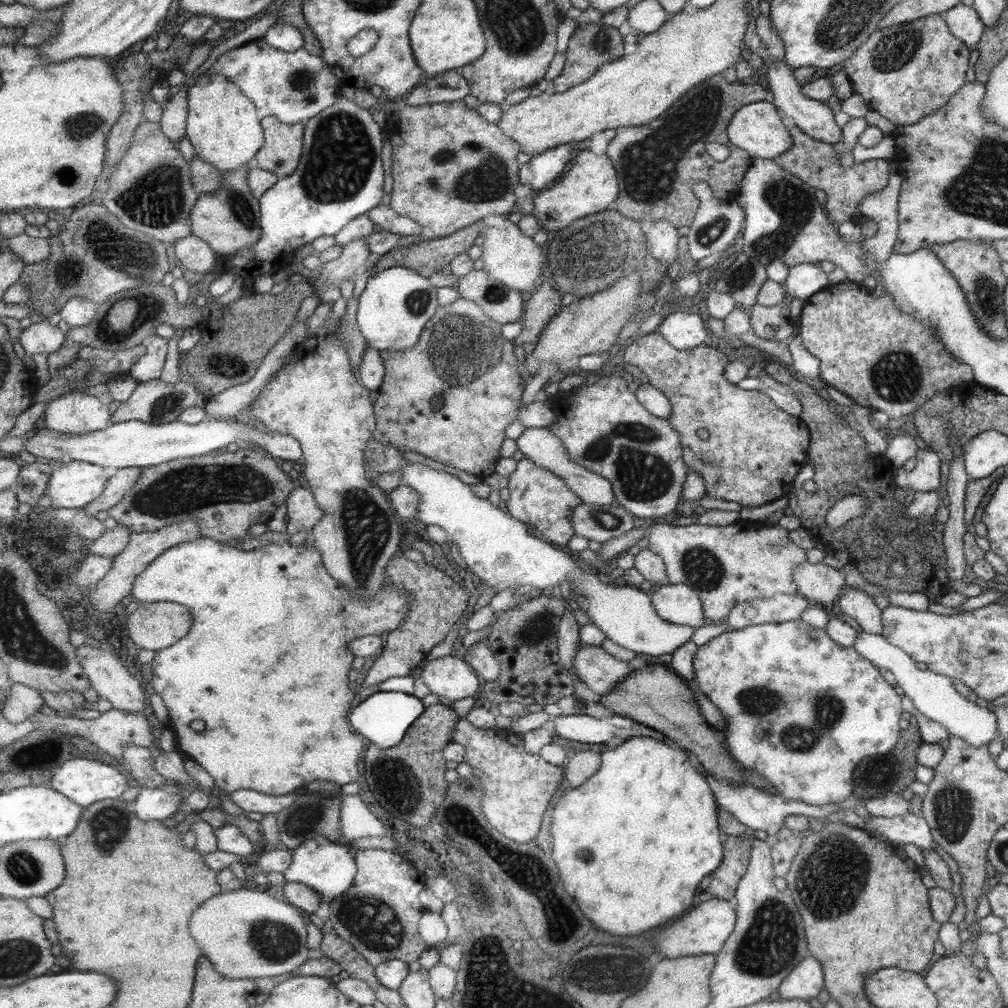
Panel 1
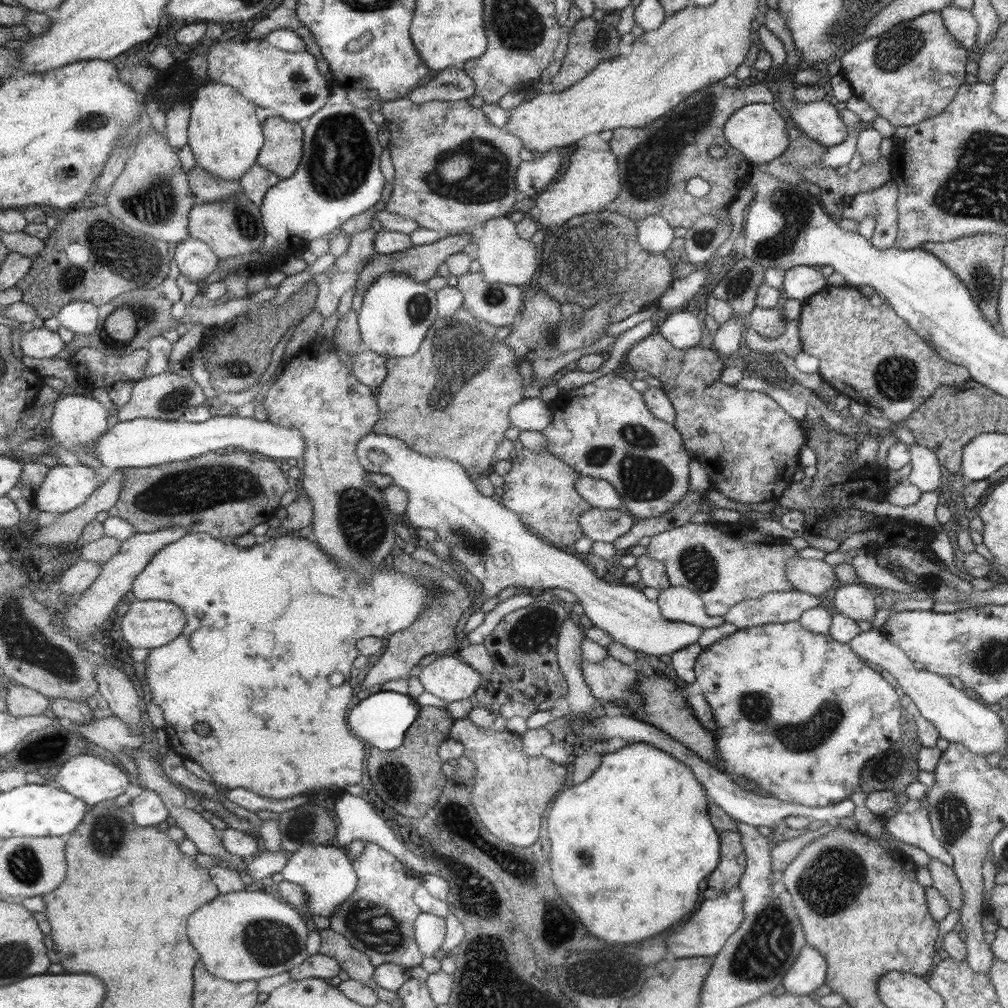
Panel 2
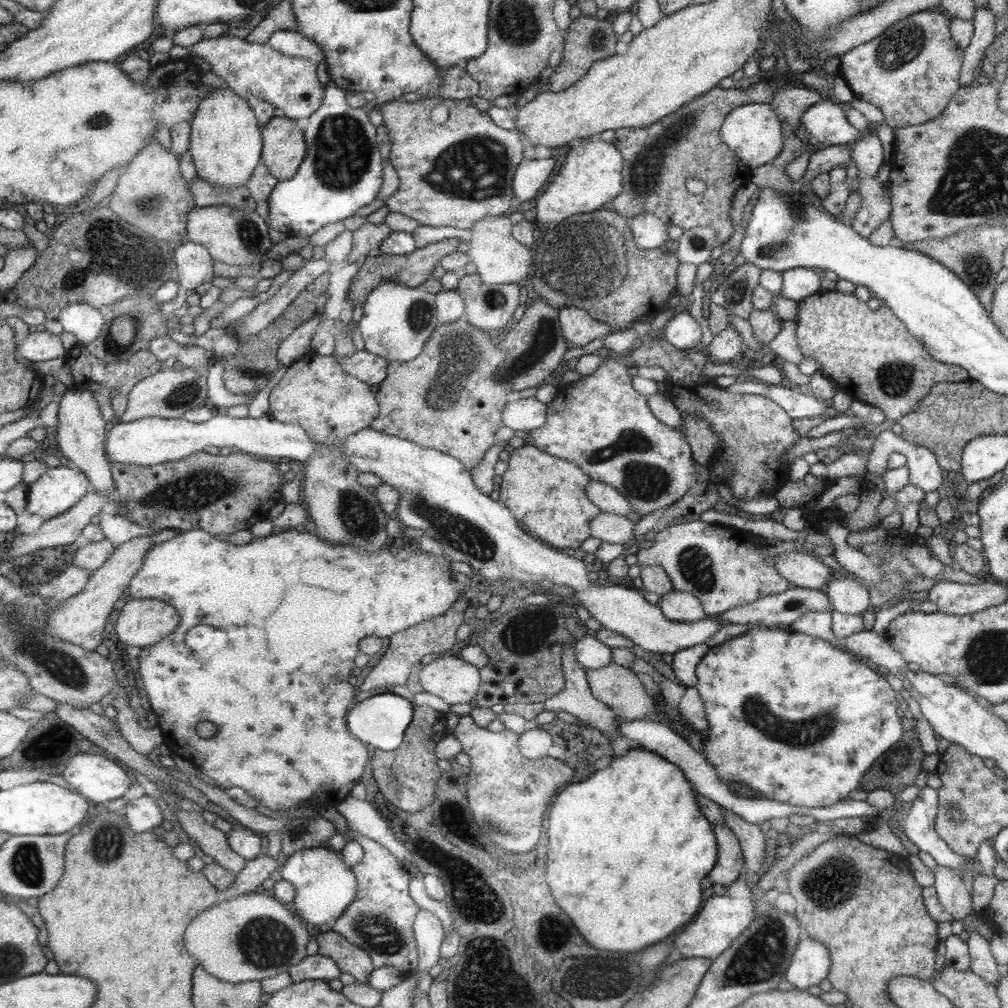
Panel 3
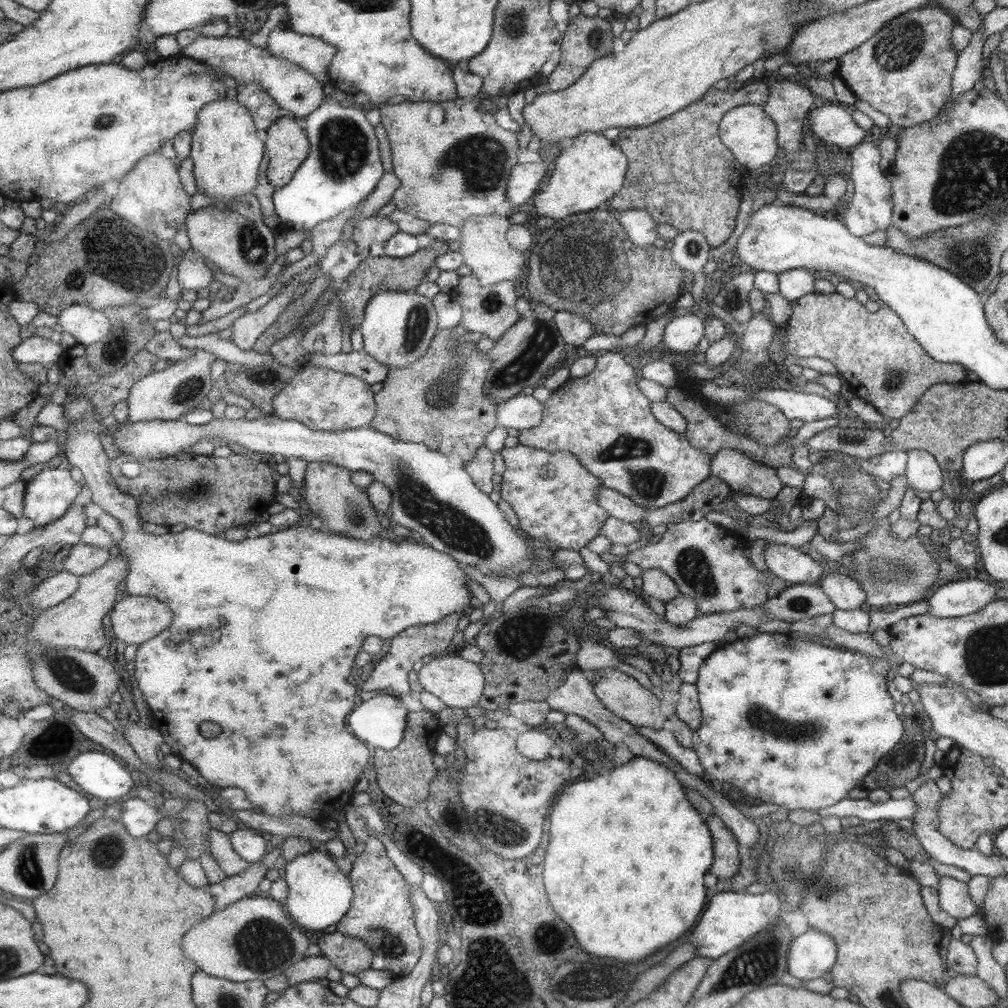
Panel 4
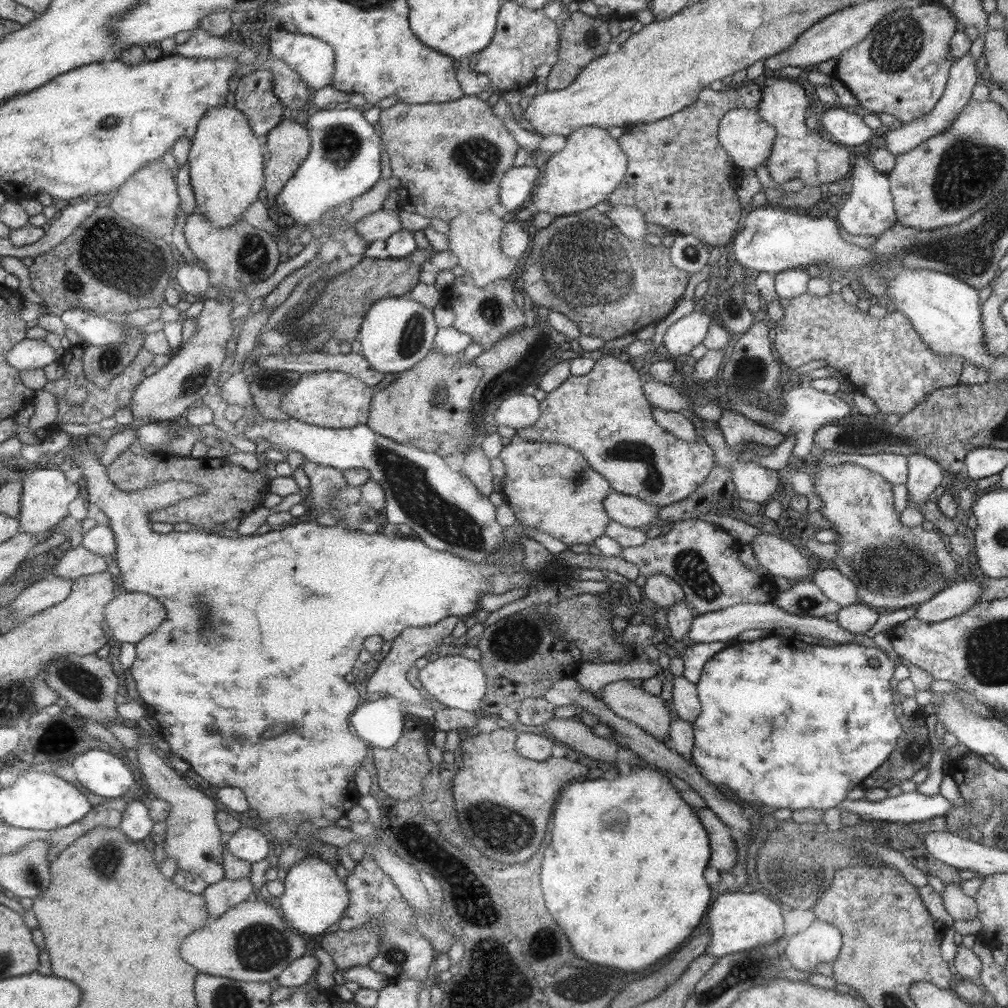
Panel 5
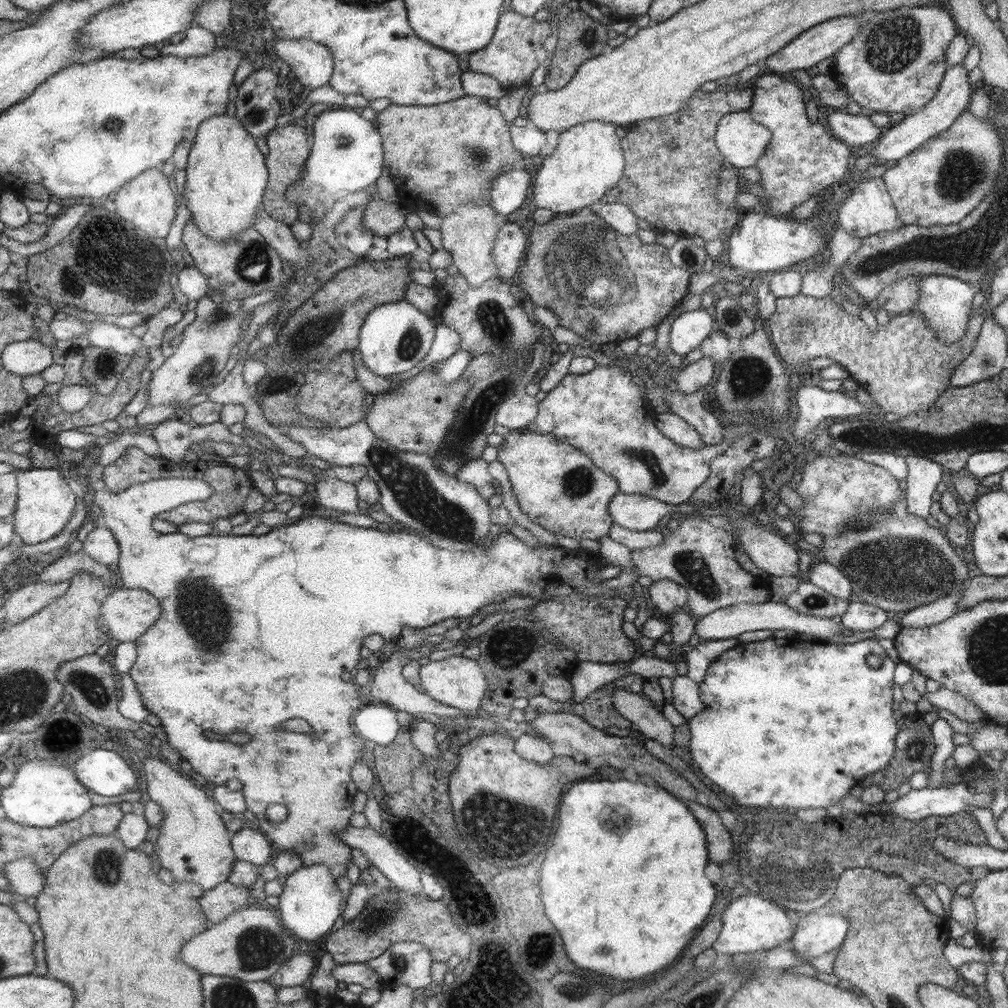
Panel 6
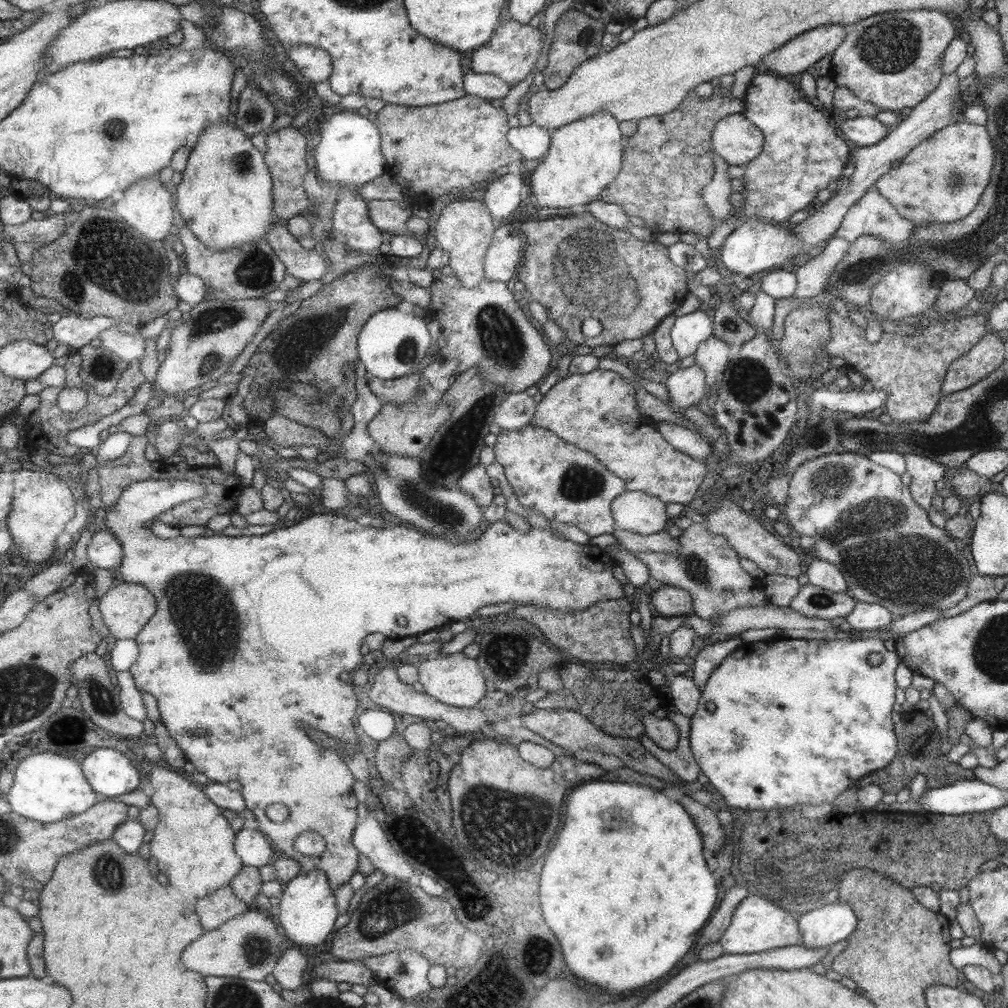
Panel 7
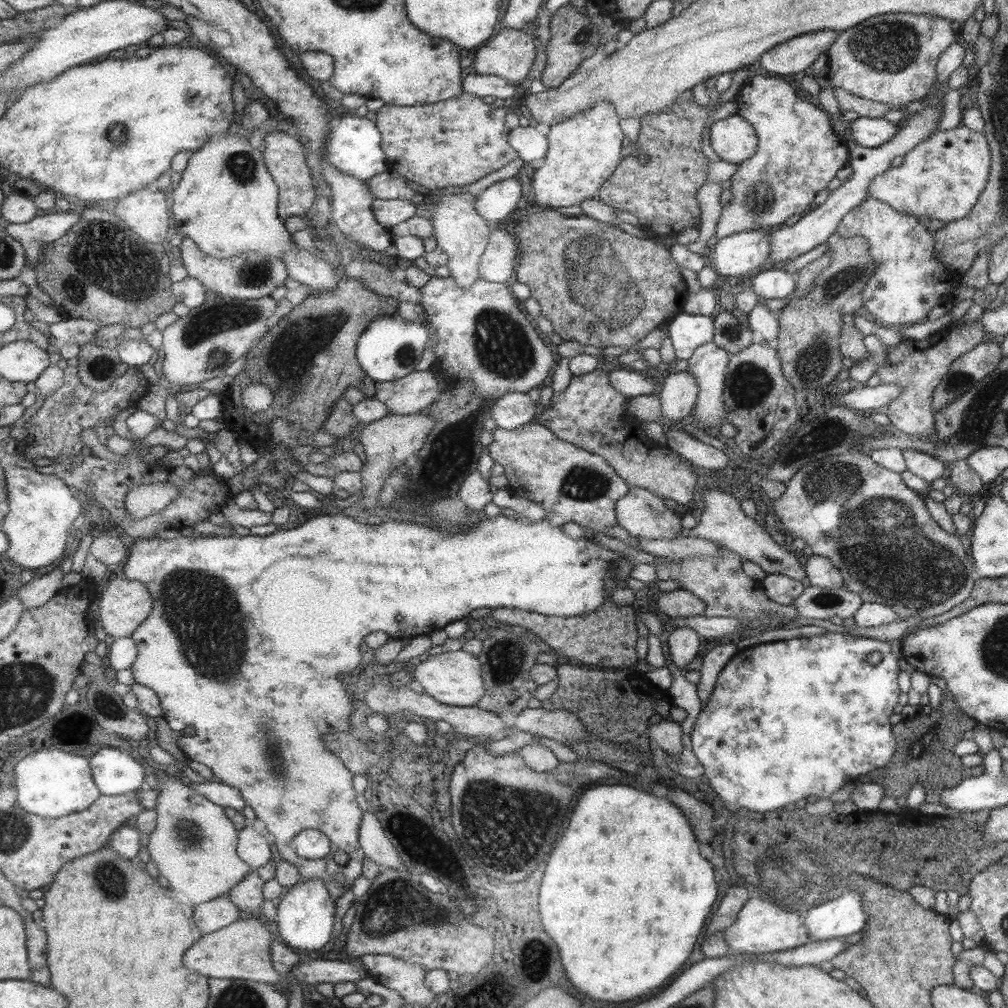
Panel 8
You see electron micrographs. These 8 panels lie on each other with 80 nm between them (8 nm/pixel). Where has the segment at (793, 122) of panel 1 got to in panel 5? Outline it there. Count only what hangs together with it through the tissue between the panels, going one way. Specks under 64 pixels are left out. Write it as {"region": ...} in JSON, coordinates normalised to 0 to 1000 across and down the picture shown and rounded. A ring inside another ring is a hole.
{"region":[[[830,104],[826,109],[820,108],[813,115],[813,127],[818,129],[818,133],[826,138],[826,141],[830,141],[830,144],[849,149],[856,146],[856,142],[866,135],[866,130],[856,122],[854,115],[842,113]]]}

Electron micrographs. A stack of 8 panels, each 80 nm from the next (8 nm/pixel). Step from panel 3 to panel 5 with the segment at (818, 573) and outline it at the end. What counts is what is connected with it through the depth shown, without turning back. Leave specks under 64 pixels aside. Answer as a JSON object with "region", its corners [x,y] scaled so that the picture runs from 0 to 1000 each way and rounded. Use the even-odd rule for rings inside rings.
{"region":[[[754,529],[743,538],[748,554],[767,572],[777,573],[785,577],[801,575],[808,567],[801,553],[797,554],[790,540],[766,531]]]}

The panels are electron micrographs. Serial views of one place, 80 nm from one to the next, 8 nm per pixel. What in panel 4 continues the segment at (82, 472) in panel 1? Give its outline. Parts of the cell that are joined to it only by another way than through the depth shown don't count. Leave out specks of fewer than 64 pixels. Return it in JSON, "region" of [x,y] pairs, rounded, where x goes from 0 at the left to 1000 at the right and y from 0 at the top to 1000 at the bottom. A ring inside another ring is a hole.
{"region":[[[57,463],[43,466],[26,479],[24,512],[35,518],[35,524],[52,520],[66,510],[84,483],[68,466]]]}

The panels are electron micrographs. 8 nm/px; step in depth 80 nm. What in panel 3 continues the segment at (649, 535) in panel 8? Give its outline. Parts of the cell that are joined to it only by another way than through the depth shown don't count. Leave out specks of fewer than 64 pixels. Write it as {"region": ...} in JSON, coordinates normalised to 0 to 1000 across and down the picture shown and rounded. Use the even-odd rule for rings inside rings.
{"region":[[[584,476],[580,484],[582,493],[596,507],[631,515],[624,499],[607,482]]]}

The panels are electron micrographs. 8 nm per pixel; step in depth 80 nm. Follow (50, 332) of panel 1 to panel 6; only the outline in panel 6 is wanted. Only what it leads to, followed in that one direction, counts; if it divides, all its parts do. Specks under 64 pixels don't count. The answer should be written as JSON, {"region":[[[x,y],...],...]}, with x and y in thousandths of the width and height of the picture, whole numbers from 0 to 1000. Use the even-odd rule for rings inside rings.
{"region":[[[35,336],[11,340],[4,349],[5,365],[21,374],[47,367],[53,357],[51,344]]]}

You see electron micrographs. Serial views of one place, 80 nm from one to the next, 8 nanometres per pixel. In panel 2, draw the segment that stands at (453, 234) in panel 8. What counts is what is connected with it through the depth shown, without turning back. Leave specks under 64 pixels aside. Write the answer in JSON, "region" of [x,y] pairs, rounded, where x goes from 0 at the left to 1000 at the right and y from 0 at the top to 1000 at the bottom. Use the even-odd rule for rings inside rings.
{"region":[[[501,215],[485,216],[481,219],[480,232],[473,240],[472,255],[481,280],[514,284],[518,287],[529,284],[536,262],[535,244],[526,238],[515,237],[512,222]]]}

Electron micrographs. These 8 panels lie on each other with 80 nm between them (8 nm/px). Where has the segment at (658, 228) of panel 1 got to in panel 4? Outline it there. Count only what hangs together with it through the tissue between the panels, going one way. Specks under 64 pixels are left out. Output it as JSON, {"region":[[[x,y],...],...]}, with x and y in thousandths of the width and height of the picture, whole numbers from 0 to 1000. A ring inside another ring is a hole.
{"region":[[[636,208],[612,209],[612,216],[615,216],[616,228],[620,229],[623,237],[631,244],[644,245],[648,243],[652,233],[652,221]]]}

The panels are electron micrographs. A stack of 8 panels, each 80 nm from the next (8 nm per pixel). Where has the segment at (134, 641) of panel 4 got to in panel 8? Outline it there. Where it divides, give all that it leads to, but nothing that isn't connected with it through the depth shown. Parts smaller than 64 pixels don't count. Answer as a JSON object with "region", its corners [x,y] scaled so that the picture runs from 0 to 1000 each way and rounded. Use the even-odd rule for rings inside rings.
{"region":[[[115,573],[106,577],[105,585],[98,592],[99,595],[99,617],[103,625],[114,634],[131,633],[135,625],[152,608],[154,592],[148,583],[138,575]]]}

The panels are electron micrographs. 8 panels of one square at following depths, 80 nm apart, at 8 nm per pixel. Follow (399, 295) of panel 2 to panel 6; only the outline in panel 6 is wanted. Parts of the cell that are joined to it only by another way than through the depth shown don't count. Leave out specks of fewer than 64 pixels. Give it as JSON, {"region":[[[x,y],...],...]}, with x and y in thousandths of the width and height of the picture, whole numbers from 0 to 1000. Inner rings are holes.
{"region":[[[404,298],[375,304],[366,311],[357,329],[357,351],[363,362],[374,371],[398,371],[422,357],[431,342],[435,328],[432,315],[422,312]]]}

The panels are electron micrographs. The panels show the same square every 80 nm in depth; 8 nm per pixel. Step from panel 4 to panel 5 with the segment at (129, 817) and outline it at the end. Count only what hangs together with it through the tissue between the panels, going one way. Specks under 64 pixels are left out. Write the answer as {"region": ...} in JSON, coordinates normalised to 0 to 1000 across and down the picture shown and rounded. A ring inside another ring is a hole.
{"region":[[[130,795],[121,806],[120,823],[135,834],[146,831],[154,819],[151,801],[139,795]]]}

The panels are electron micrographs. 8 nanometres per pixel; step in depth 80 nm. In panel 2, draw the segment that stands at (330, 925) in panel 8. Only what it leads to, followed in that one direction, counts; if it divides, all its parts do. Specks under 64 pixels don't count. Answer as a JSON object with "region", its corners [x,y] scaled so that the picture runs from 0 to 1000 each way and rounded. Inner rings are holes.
{"region":[[[305,836],[287,847],[287,855],[281,863],[282,873],[301,879],[306,887],[306,897],[299,903],[305,910],[310,908],[328,911],[329,905],[346,891],[355,878],[352,855],[345,845],[331,836],[318,838]]]}

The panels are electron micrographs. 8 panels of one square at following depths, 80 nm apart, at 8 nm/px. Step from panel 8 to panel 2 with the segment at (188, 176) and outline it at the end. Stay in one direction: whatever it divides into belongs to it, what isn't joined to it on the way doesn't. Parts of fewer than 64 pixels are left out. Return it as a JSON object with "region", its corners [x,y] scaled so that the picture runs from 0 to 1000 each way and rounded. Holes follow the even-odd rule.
{"region":[[[210,80],[191,87],[190,115],[188,125],[188,146],[194,164],[215,177],[237,180],[256,162],[263,135],[261,122],[256,117],[256,106],[238,93],[235,86]]]}

